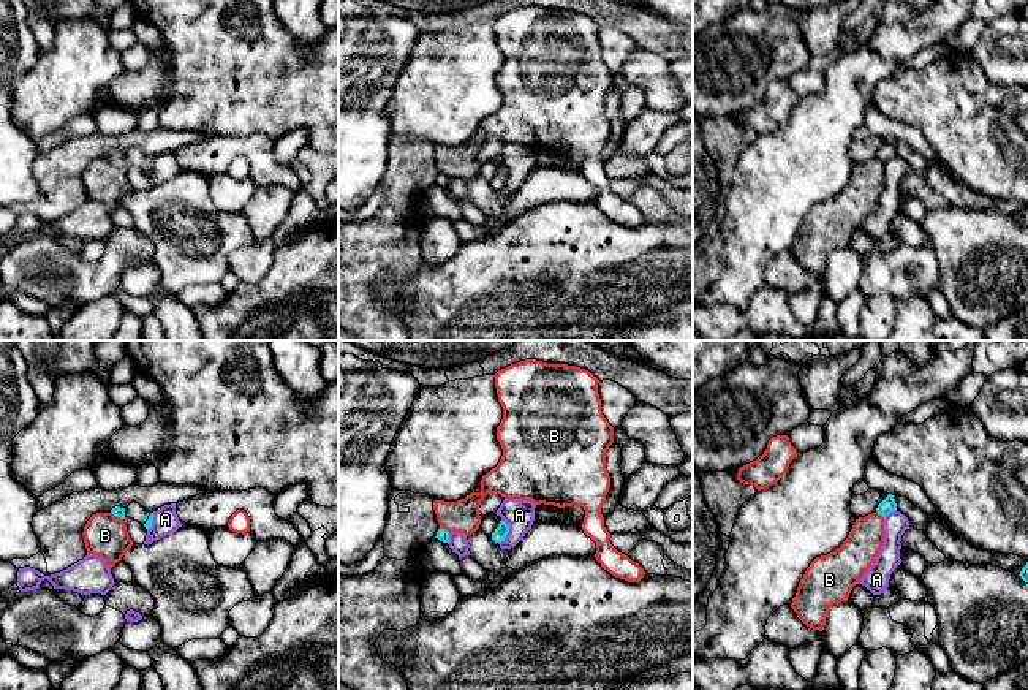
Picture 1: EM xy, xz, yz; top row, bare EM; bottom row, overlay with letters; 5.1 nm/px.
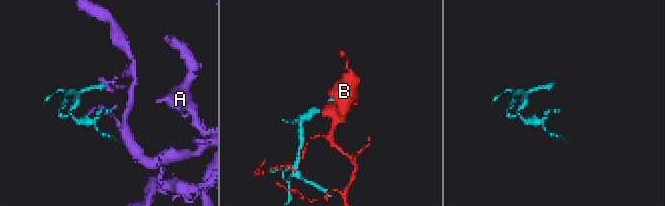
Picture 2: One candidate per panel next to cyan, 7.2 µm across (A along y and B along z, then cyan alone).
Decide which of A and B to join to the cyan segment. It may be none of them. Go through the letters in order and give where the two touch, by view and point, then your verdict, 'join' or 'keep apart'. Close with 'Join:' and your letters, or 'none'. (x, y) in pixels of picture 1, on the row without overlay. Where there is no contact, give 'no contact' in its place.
A: contact xz (508, 176); keep apart
B: contact xz (445, 174); keep apart
Join: none

